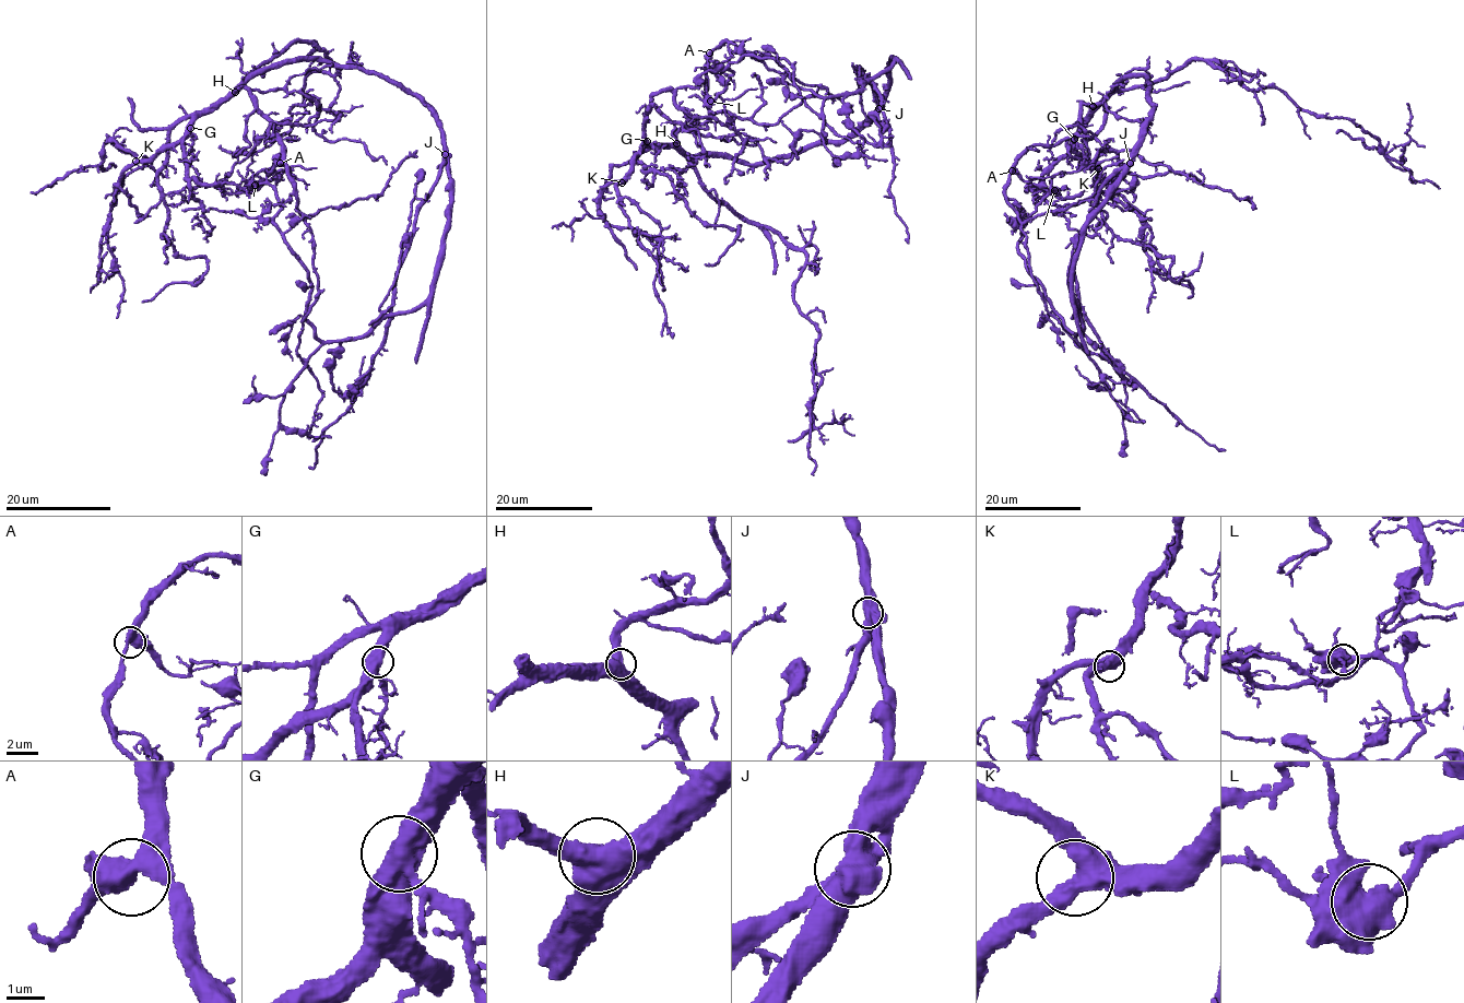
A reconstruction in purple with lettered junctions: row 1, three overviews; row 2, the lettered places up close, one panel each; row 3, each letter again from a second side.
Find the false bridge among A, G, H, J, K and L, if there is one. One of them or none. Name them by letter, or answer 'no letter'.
J

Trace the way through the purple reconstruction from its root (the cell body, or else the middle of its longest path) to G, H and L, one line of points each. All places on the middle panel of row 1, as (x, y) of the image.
G: (691, 125), (680, 130), (671, 143), (648, 144), (647, 141)
H: (691, 125), (676, 133), (676, 143)
L: (691, 125), (710, 115), (706, 70), (713, 49), (725, 42), (730, 55), (715, 69), (733, 72), (710, 101)

